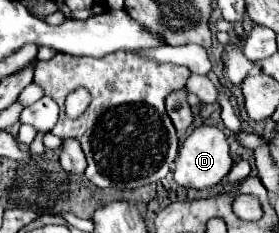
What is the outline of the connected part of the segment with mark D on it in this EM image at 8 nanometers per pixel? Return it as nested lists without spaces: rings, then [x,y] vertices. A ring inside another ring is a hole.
[[[199,125],[193,129],[193,133],[181,143],[179,147],[179,157],[175,159],[175,181],[183,187],[193,187],[193,189],[207,189],[217,185],[231,169],[233,161],[229,157],[229,143],[227,137],[221,129],[215,125]]]

